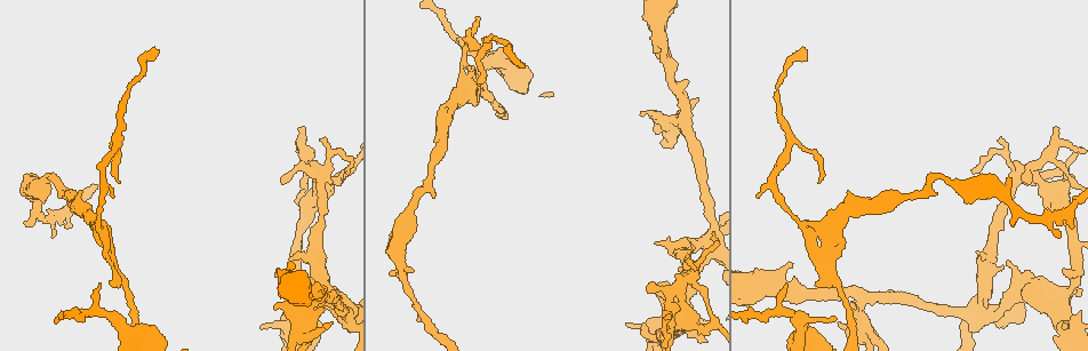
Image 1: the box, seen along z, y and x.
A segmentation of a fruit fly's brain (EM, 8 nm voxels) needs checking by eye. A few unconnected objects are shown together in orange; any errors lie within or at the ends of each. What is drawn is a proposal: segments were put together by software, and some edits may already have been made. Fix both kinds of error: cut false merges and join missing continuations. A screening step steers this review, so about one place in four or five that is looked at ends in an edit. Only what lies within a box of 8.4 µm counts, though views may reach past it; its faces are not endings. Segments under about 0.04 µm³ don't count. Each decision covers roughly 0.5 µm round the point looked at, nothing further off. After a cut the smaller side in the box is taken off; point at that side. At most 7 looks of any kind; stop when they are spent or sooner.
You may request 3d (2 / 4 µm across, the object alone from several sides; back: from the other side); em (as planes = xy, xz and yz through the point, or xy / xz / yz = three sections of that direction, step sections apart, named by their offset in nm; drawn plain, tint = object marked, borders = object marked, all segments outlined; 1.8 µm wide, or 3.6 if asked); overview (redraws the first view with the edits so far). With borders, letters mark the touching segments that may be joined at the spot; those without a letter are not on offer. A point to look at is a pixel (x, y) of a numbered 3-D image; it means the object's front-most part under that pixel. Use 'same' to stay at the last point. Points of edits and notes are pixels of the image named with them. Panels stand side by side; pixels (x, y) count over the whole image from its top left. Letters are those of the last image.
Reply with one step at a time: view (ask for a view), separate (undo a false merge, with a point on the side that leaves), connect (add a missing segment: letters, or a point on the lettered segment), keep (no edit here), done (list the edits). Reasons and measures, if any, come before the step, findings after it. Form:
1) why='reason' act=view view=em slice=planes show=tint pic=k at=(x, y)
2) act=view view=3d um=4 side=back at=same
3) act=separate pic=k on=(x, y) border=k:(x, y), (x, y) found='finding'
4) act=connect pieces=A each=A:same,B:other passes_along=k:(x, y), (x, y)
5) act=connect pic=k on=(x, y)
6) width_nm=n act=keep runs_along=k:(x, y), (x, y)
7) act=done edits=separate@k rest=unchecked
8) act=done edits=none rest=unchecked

why='thick turns thin' act=view view=3d um=2 pic=1 at=(707, 330)

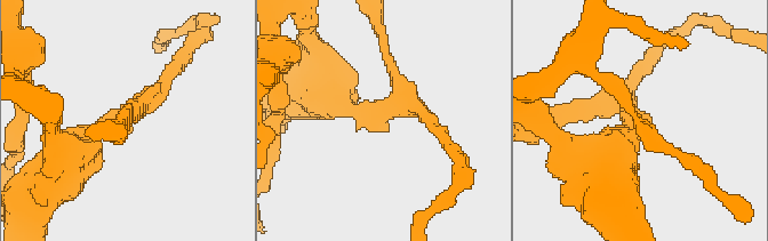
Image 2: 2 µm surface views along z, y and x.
why='need the tissue' act=view view=em slice=yz step=8 show=tint pic=2 at=(380, 112)

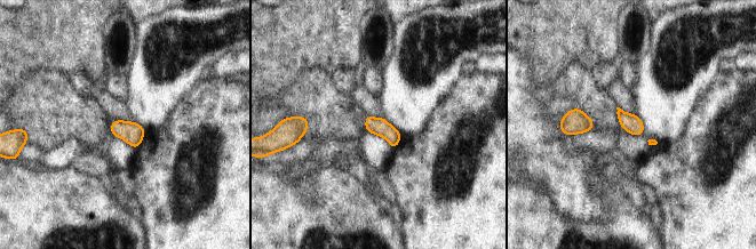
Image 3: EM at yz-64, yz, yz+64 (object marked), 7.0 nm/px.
act=view view=em slice=planes show=borders at=same

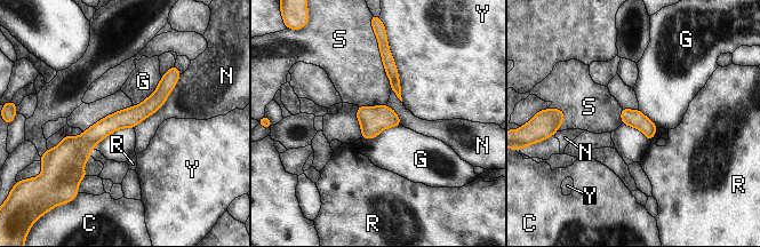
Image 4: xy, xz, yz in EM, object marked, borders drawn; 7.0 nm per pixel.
act=keep each=C:other,G:other,N:other,R:other,S:other,Y:other found='all the same neuron'

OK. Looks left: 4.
why='sudden change in width' act=view view=em slice=xy step=8 show=tint pic=1 at=(401, 261)

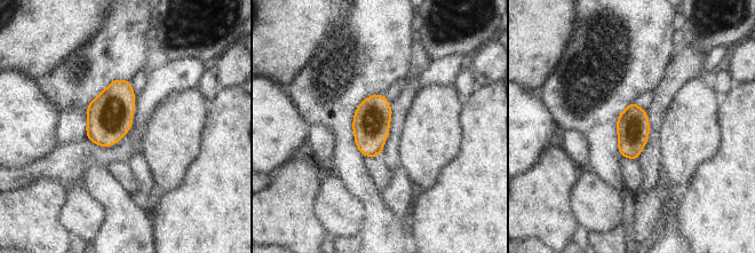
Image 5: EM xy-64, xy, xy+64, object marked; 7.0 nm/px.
why='cut it another way' act=view view=em slice=planes show=borders at=same

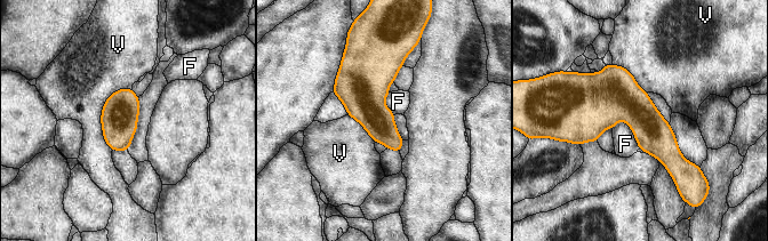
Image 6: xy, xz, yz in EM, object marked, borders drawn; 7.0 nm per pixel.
act=keep each=F:other,V:other border=6:(618, 120), (629, 126), (639, 149) found='one neuron here'

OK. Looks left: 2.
act=view view=em slice=planes show=plain pic=1 at=(807, 49)

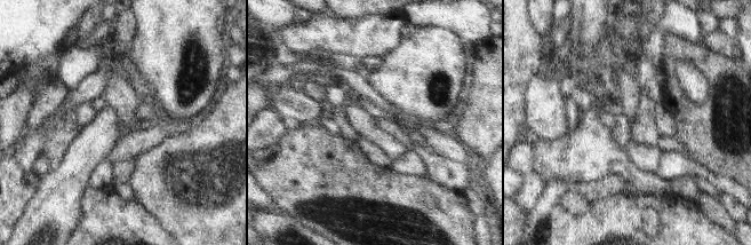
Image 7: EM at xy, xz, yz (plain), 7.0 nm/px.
why='see the neighbours' act=view view=em slice=planes show=borders at=same

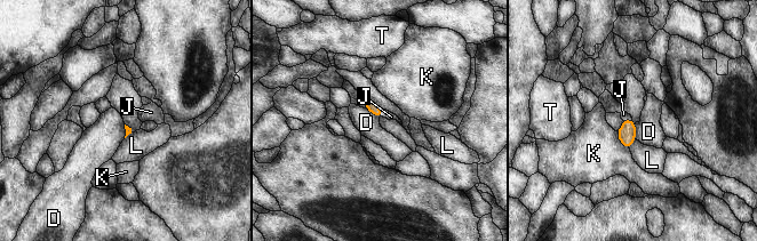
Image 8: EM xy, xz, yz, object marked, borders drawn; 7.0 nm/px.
act=connect pieces=J each=D:other,J:same,K:other,L:other,T:other passes_along=8:(369, 105), (382, 113), (389, 115) found='the neuron continues'

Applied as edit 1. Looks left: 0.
act=done edits=connect@8 rest=unchecked

